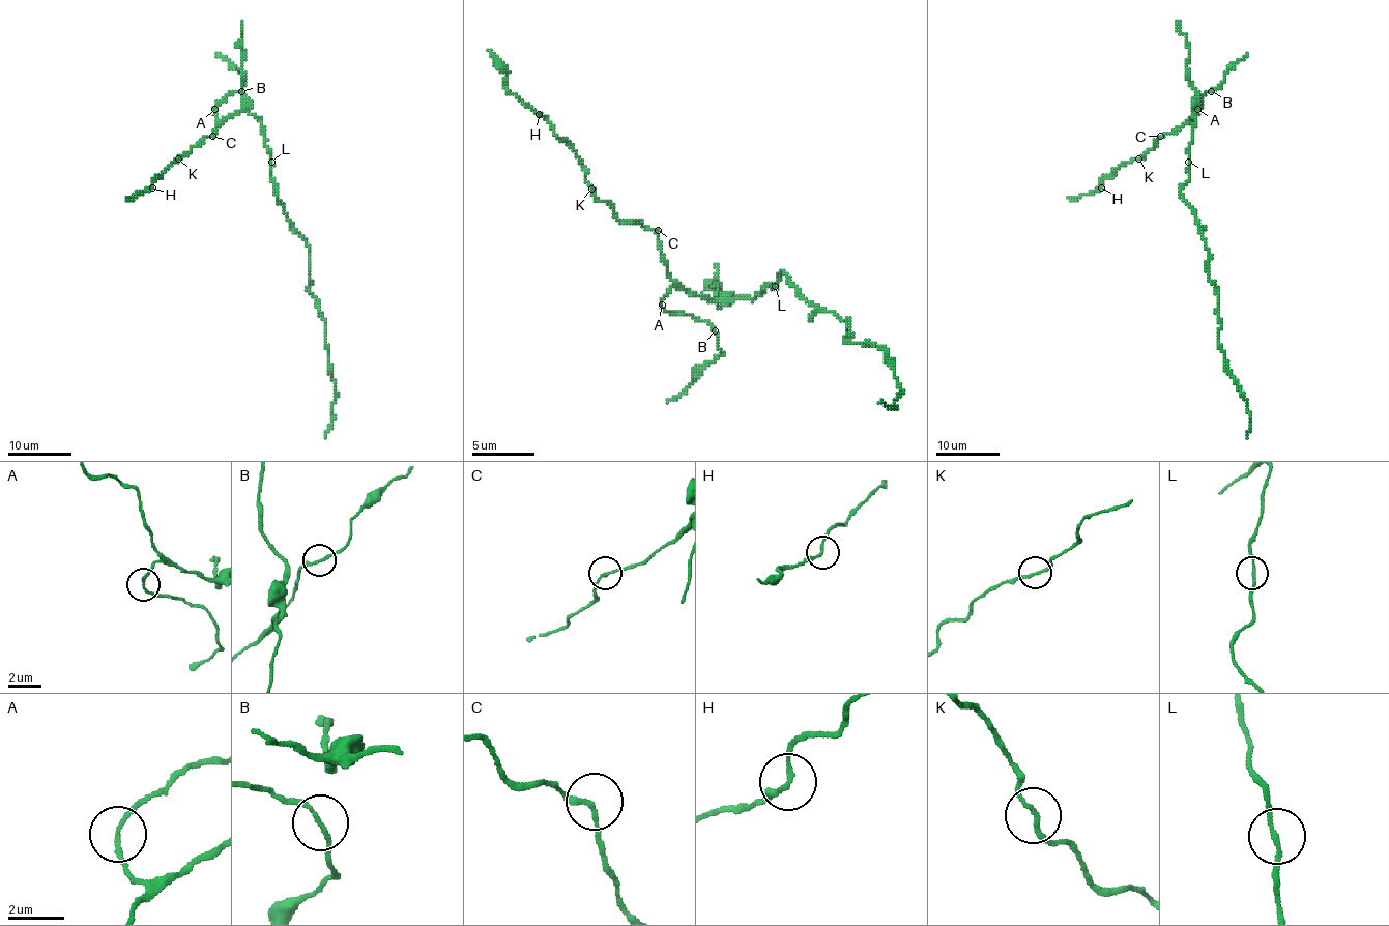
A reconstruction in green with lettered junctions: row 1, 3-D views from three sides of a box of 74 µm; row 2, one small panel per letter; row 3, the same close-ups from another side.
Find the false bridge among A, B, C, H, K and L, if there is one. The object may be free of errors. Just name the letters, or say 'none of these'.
none of these

